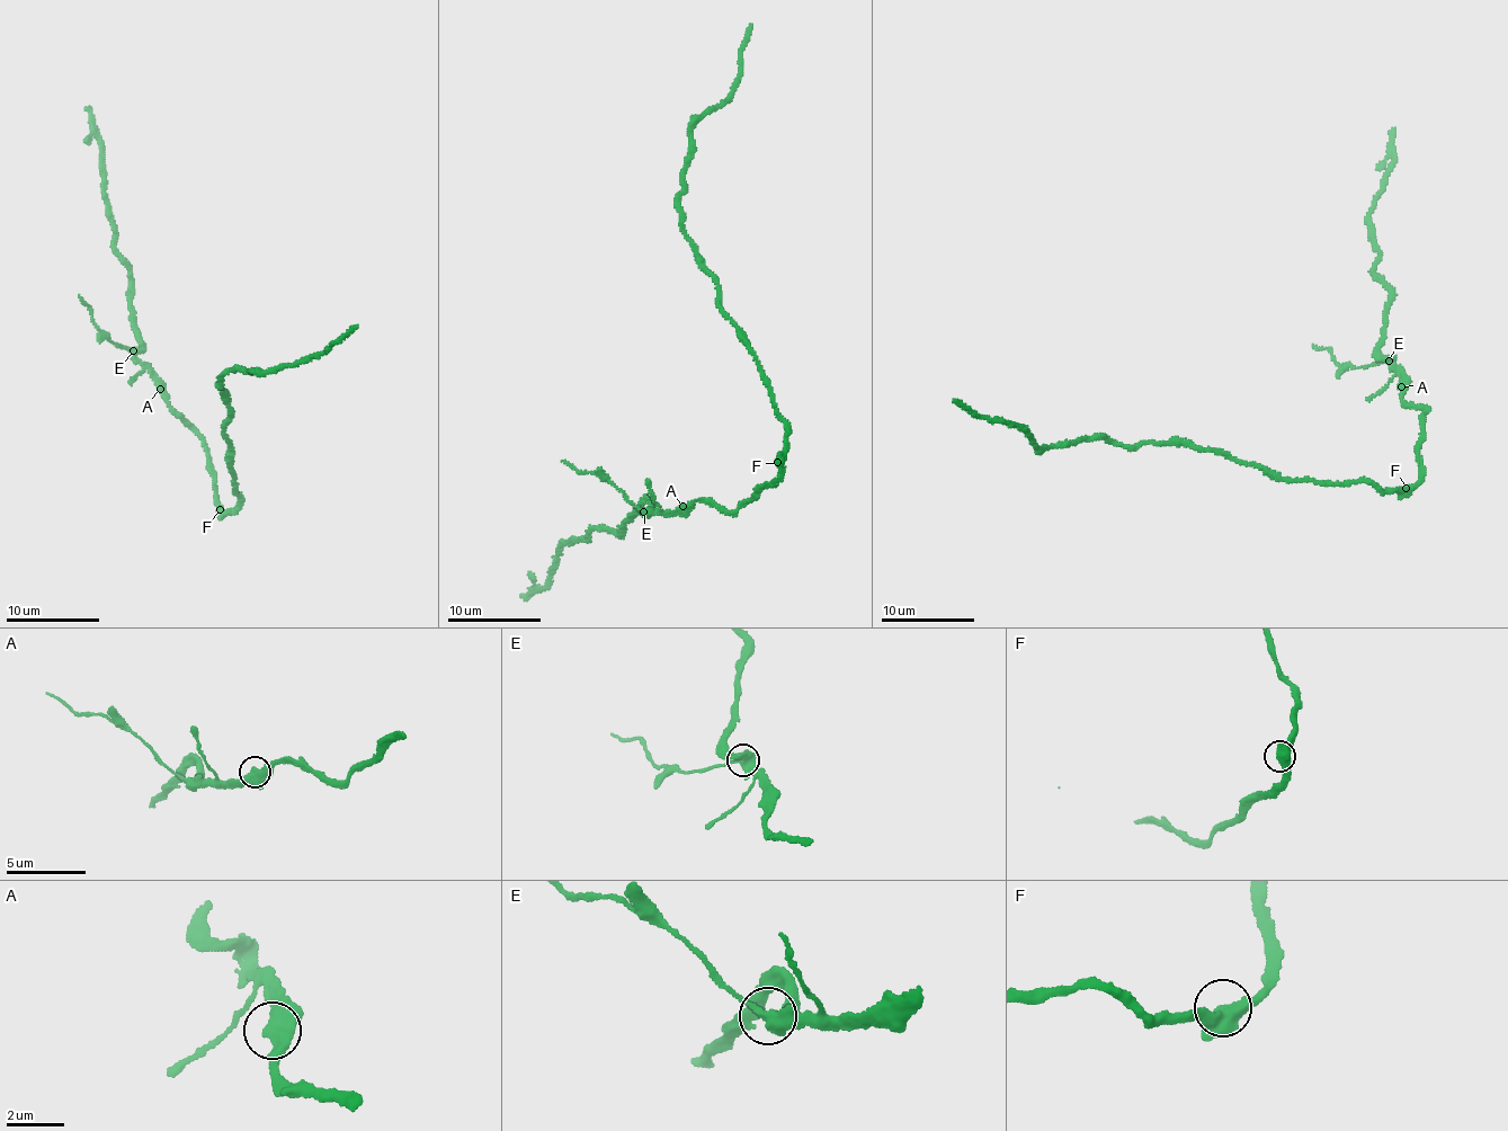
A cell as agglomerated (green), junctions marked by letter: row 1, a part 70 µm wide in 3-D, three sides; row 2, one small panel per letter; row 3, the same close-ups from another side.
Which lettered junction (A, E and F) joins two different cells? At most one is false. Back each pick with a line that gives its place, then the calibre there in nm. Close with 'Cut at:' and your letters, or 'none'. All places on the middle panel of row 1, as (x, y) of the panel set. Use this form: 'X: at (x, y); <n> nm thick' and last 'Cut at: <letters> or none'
E: at (643, 511); 420 nm thick
Cut at: E

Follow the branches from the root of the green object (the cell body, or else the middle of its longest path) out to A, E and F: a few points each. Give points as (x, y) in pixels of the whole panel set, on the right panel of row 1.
A: (1389, 488), (1406, 490), (1419, 480), (1419, 447), (1425, 412), (1401, 399), (1401, 386)
E: (1389, 488), (1406, 490), (1419, 480), (1419, 447), (1425, 412), (1401, 399), (1402, 379), (1389, 362)
F: (1389, 488), (1406, 488)

